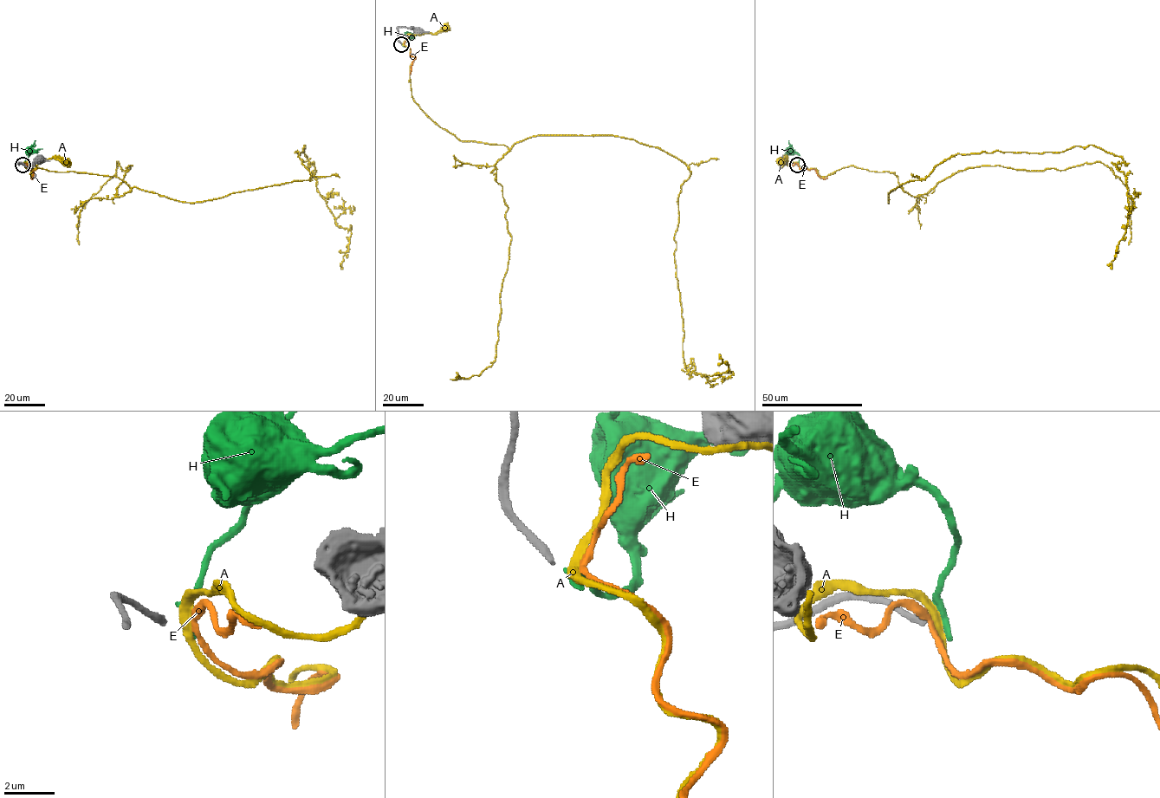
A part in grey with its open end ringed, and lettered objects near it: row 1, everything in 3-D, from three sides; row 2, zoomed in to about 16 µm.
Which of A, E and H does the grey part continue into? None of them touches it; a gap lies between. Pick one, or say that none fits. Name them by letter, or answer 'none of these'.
none of these

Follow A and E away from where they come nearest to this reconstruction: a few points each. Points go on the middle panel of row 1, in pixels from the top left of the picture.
A: (403, 45), (408, 34), (437, 34), (445, 29)
E: (404, 44), (415, 57), (410, 74)

